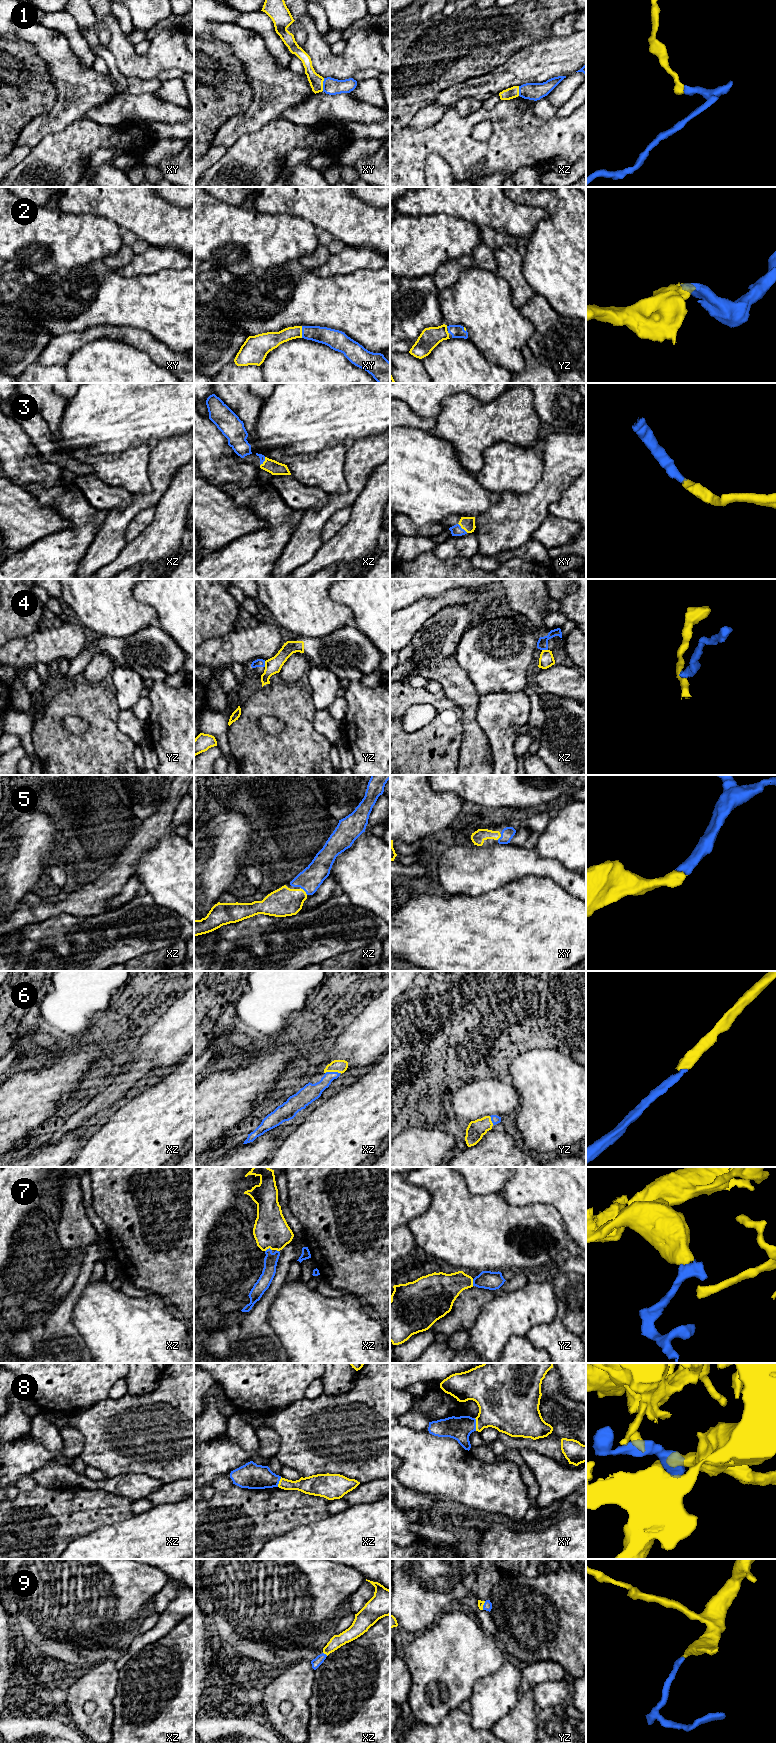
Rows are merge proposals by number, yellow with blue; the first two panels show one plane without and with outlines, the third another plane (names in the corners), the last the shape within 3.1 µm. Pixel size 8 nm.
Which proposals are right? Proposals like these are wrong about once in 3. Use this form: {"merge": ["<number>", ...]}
{"merge": ["2", "3", "5", "6", "7", "8", "9"]}

